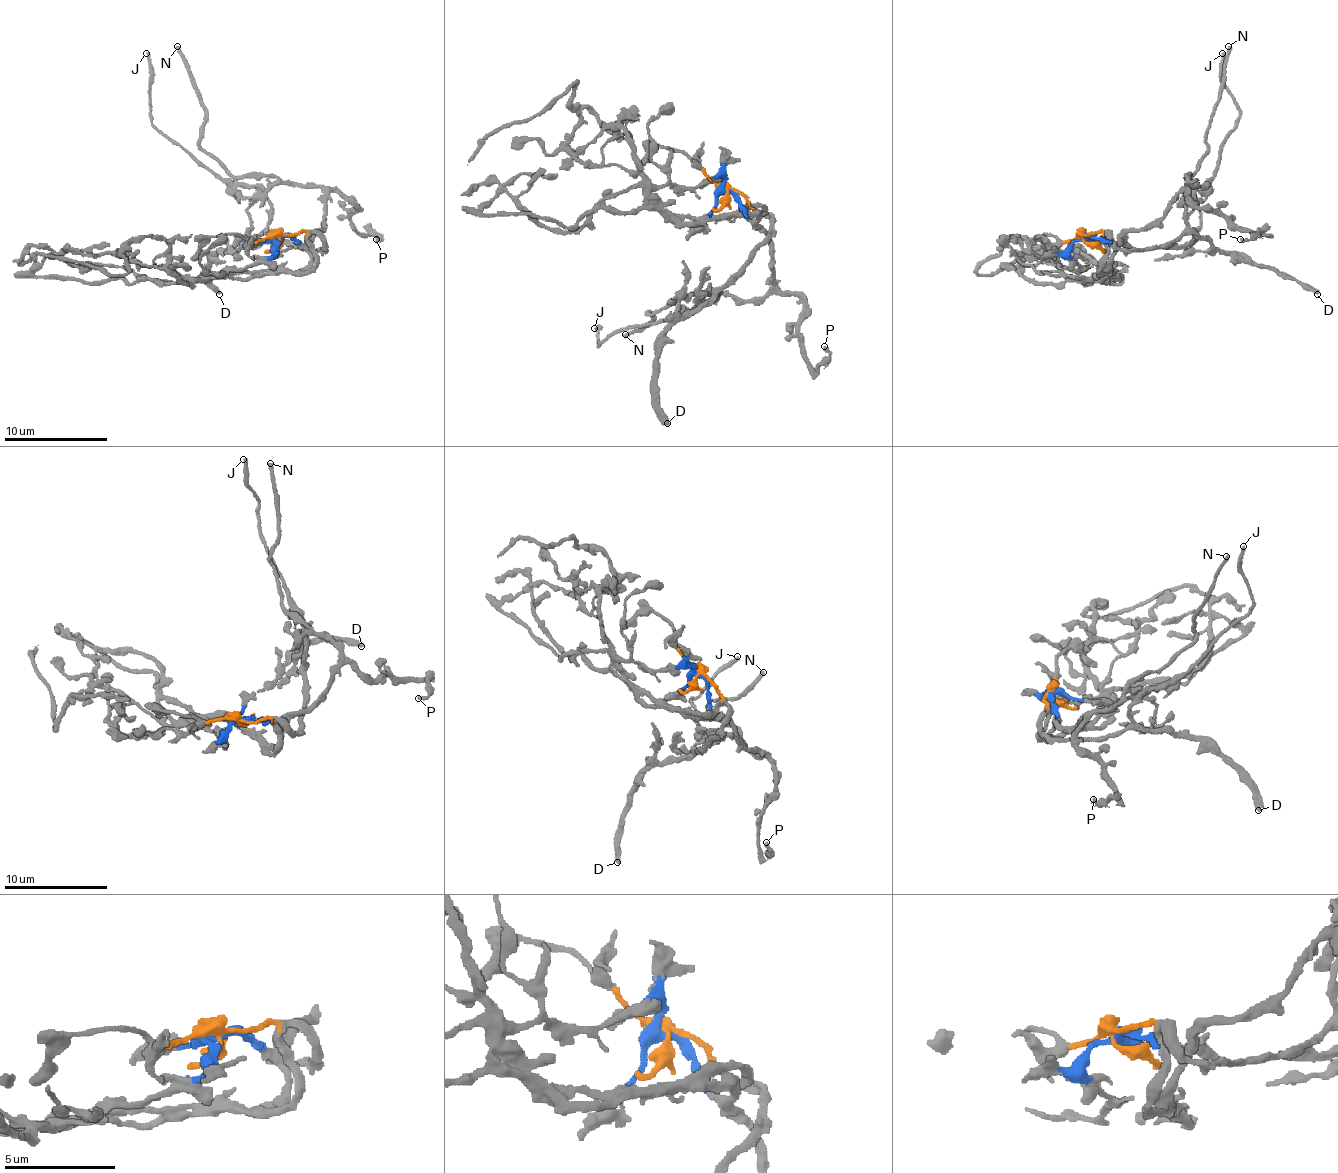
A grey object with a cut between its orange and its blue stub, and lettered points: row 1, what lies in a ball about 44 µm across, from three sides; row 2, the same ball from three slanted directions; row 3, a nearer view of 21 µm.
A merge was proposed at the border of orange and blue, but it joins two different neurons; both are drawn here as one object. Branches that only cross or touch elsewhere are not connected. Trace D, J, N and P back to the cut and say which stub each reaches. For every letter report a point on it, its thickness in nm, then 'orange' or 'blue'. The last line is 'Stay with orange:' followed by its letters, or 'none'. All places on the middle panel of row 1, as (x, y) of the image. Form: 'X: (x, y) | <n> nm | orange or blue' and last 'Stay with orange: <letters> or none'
D: (667, 423) | 360 nm | orange
J: (594, 328) | 240 nm | orange
N: (625, 334) | 280 nm | blue
P: (824, 346) | 240 nm | blue
Stay with orange: D, J

